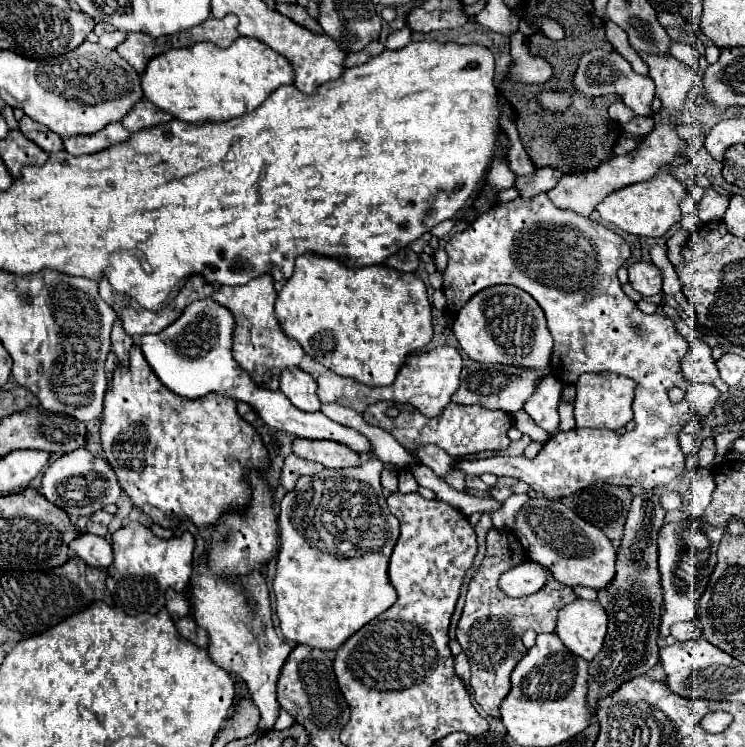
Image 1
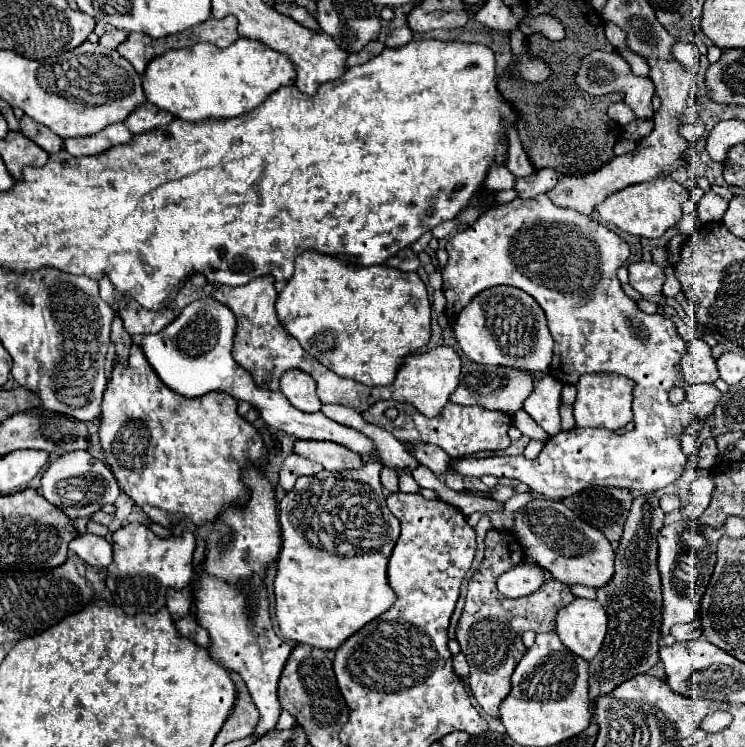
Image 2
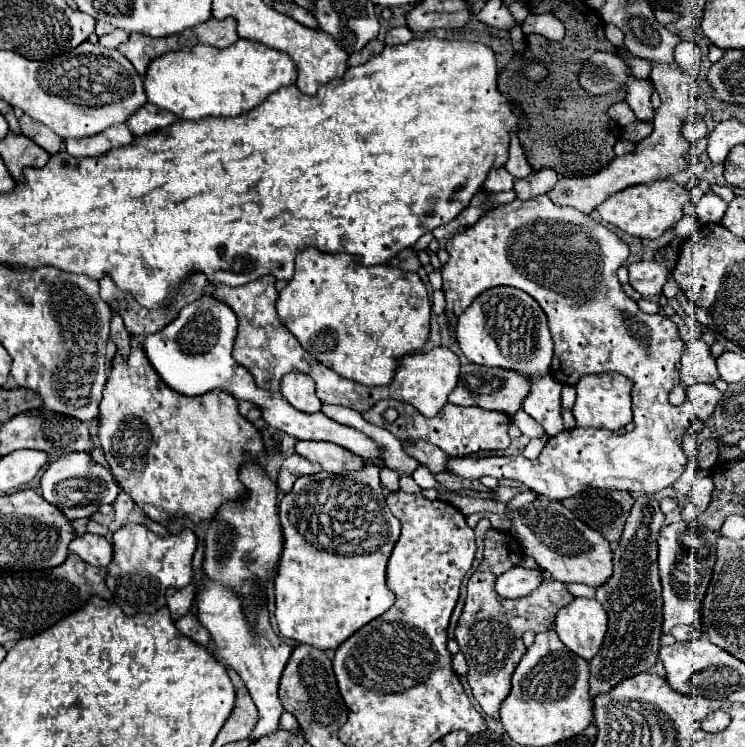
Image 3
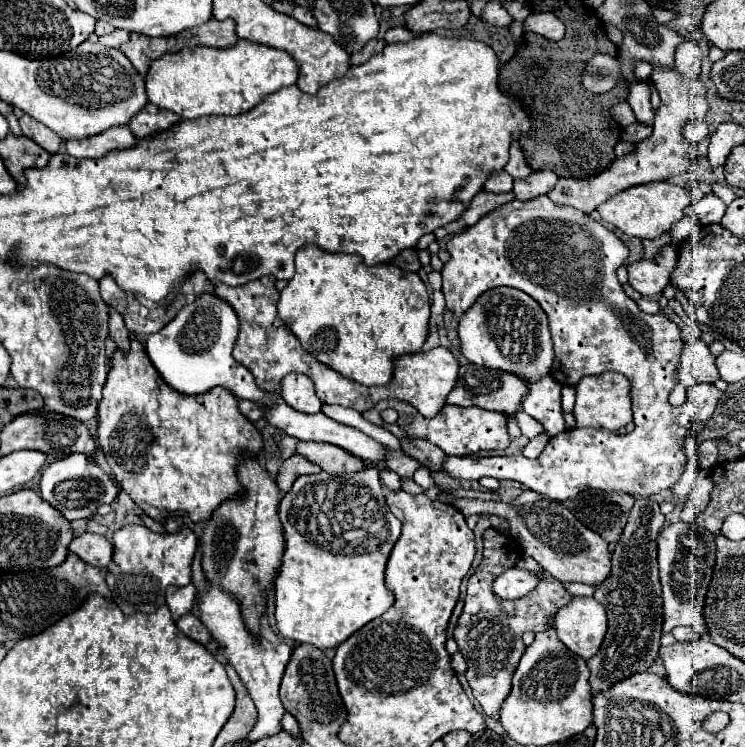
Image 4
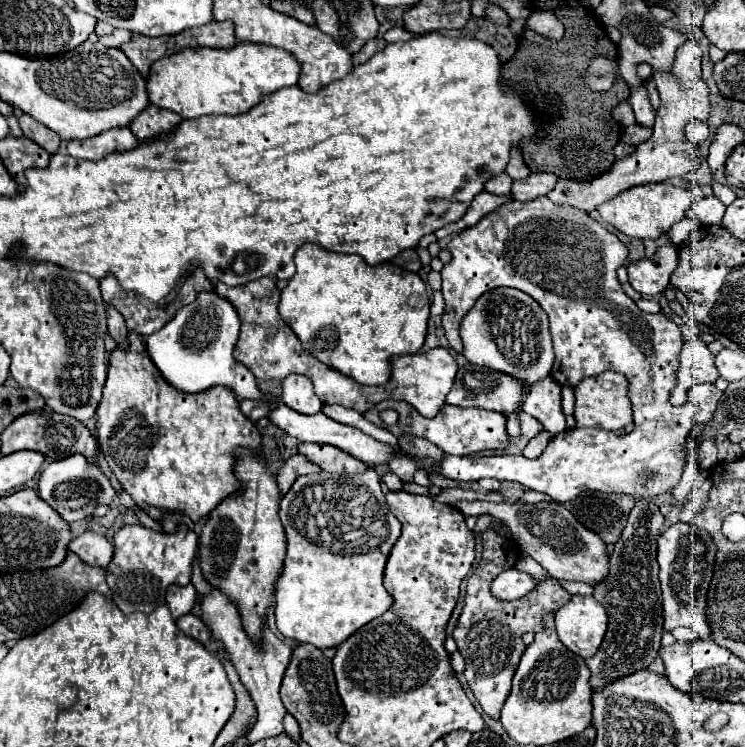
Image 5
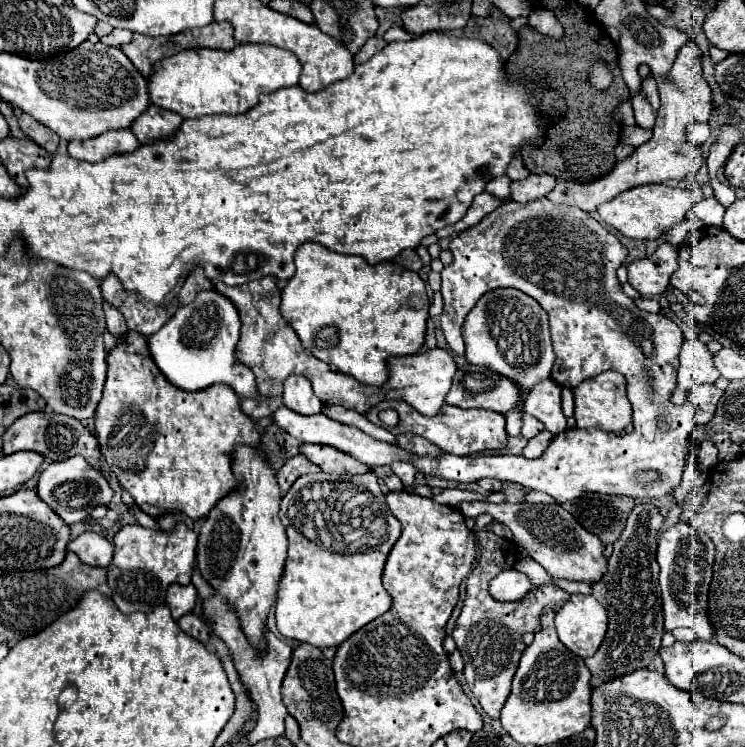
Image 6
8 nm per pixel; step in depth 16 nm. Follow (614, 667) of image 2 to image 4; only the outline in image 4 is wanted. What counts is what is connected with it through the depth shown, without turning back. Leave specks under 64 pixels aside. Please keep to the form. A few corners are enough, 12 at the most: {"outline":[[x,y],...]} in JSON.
{"outline":[[636,498],[594,598],[608,612],[592,694],[648,670],[662,636],[656,538]]}

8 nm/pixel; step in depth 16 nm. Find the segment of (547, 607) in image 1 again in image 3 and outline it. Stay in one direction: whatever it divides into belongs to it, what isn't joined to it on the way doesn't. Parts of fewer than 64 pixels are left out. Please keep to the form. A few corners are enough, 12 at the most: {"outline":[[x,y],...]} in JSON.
{"outline":[[488,530],[454,640],[468,684],[498,718],[526,652],[574,596],[558,580],[504,600],[494,580],[522,560]]}

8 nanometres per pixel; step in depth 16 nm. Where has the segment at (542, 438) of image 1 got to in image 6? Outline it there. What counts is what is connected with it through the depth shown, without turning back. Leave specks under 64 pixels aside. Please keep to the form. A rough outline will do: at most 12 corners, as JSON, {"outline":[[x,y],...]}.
{"outline":[[524,414],[522,436],[534,438],[538,432],[544,430],[544,424]]}

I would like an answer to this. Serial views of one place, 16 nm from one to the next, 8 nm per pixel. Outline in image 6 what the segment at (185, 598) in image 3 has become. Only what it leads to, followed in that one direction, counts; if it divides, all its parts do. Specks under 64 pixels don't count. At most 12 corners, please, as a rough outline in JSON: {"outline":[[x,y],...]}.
{"outline":[[172,584],[166,604],[178,620],[196,606],[194,584]]}

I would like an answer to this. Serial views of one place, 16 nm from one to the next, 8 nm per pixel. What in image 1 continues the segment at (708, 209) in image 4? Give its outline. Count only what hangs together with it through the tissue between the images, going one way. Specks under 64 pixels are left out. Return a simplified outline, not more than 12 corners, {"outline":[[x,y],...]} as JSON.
{"outline":[[708,188],[698,202],[702,222],[721,220],[728,200]]}

